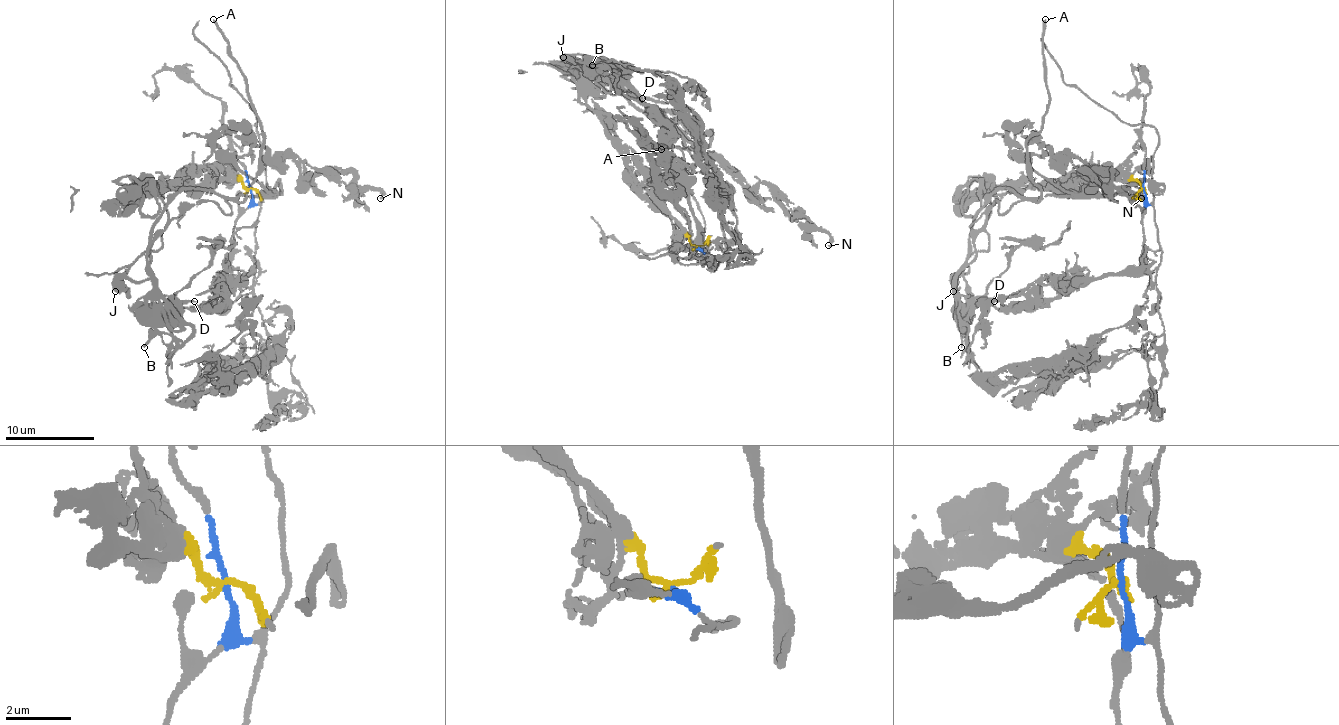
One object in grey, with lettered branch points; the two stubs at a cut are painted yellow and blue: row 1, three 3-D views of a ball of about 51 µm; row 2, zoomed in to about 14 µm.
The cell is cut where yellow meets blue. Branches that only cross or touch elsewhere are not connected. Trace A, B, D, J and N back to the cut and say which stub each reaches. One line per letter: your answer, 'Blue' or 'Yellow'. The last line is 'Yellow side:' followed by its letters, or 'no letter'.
A: Yellow
B: Yellow
D: Yellow
J: Yellow
N: Yellow
Yellow side: A, B, D, J, N

